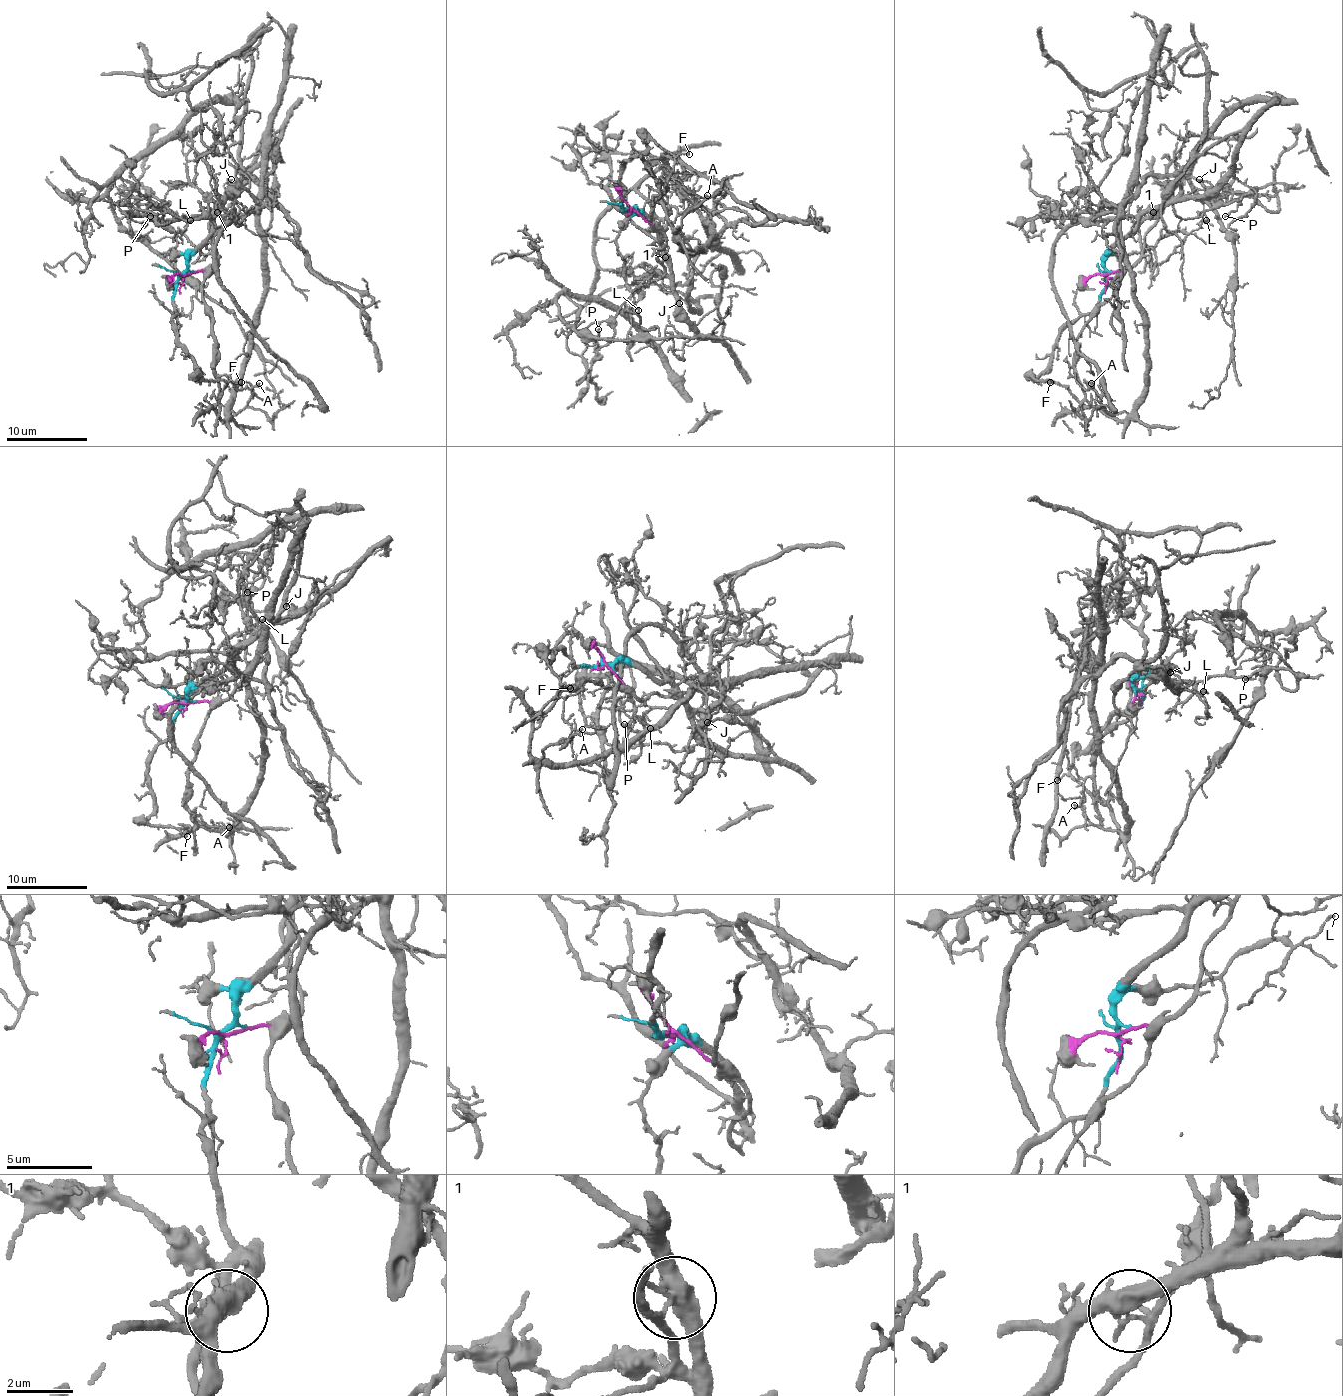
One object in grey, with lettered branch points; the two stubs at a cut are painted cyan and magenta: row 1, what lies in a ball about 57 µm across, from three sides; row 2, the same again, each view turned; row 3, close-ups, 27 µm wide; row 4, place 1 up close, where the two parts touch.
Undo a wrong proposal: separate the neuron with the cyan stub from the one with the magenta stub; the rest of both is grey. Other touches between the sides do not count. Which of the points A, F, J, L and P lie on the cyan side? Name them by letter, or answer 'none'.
J, L

